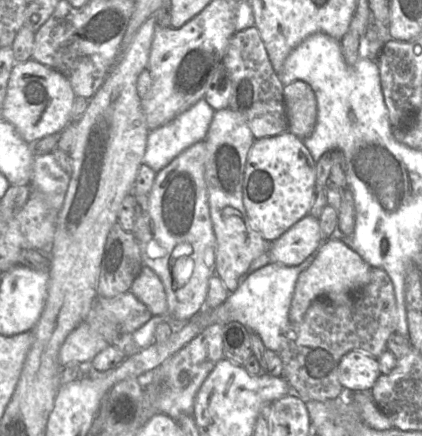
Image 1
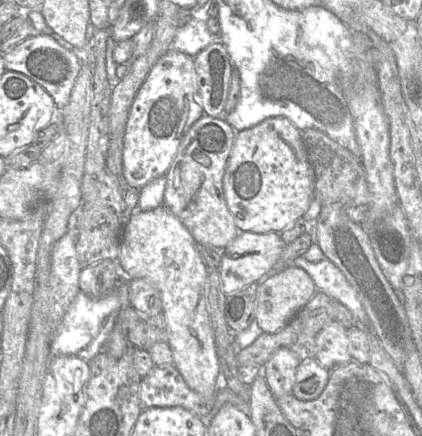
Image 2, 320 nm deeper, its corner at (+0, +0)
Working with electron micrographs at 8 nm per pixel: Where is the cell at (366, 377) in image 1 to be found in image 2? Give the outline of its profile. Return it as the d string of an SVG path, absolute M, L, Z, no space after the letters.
M333 320L320 331L315 359L329 371L352 361L347 329L340 322Z

